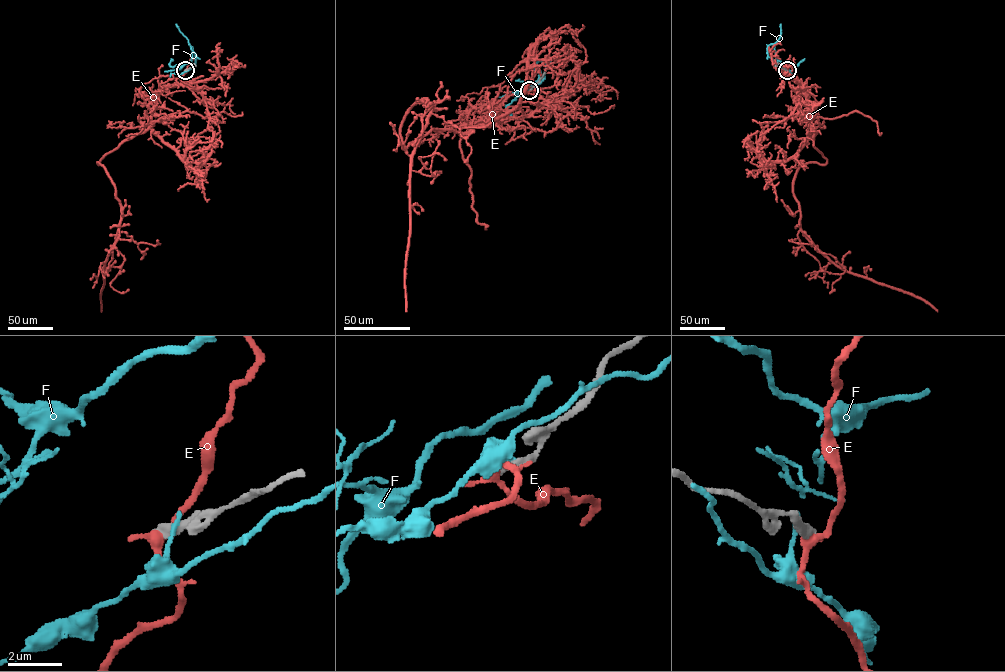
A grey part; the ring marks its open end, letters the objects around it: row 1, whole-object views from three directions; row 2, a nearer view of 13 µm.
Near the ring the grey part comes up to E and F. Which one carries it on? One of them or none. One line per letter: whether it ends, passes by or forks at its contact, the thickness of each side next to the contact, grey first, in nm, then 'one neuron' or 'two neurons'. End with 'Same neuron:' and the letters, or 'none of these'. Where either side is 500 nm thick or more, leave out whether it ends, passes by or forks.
E: it forks; calibres 320 and 240 nm; two neurons
F: it ends; calibres 400 and 170 nm; two neurons
Same neuron: none of these

